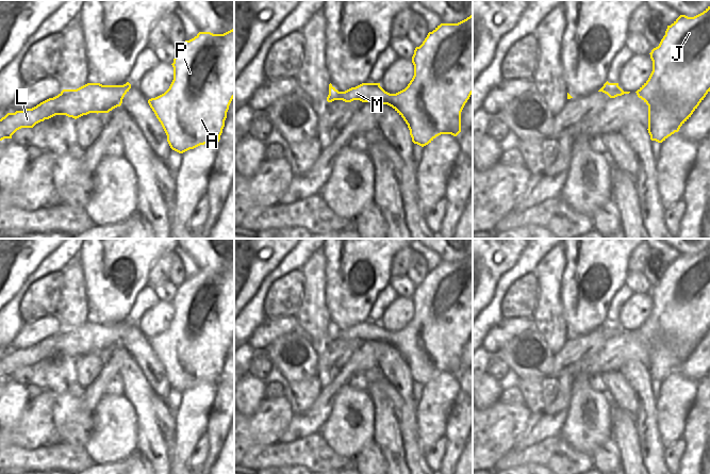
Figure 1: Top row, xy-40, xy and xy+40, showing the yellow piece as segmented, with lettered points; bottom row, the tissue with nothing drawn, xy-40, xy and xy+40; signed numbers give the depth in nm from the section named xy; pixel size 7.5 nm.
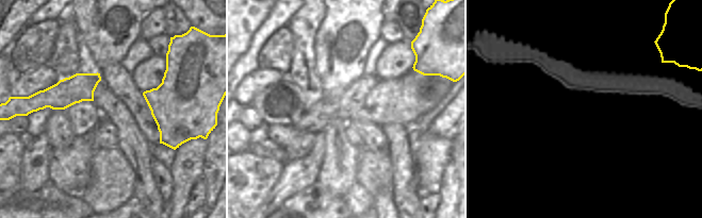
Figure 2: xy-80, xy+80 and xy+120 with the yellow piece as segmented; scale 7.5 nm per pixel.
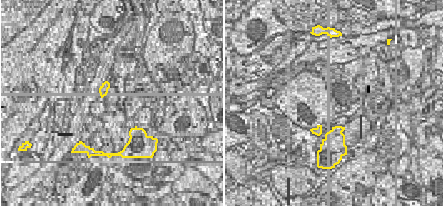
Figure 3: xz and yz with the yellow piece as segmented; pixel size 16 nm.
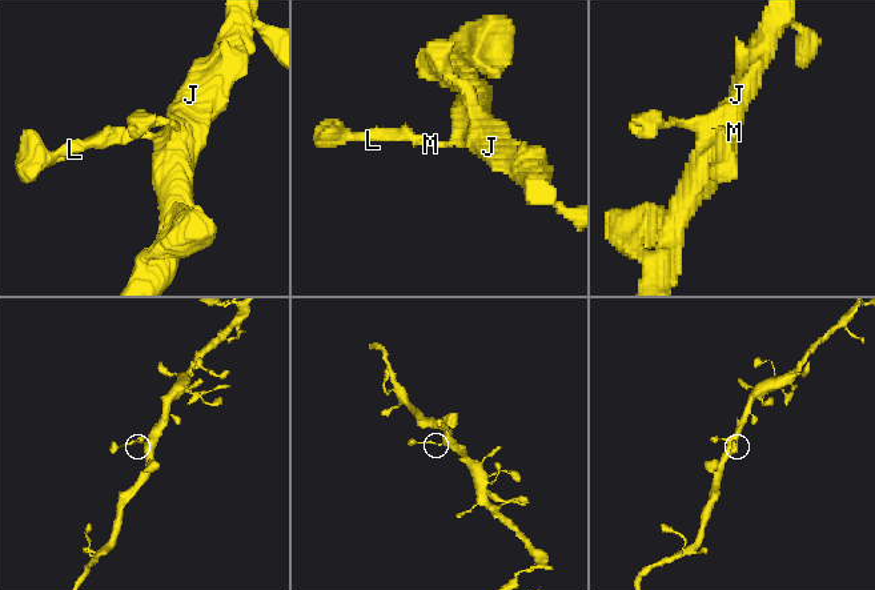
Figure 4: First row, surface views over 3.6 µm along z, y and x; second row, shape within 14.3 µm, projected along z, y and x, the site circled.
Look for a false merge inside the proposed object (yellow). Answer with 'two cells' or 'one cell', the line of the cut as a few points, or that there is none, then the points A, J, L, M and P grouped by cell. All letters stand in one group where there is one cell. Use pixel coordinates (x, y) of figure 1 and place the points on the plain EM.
one cell | no cut | A J L M P

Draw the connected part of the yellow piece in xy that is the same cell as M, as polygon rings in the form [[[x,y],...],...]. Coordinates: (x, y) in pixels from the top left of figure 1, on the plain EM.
[[[473,254],[458,262],[441,262],[432,271],[429,271],[419,285],[416,285],[412,295],[414,314],[408,325],[396,331],[385,330],[380,322],[362,322],[345,330],[339,330],[329,323],[328,341],[343,339],[351,341],[381,341],[392,345],[406,360],[410,369],[412,380],[422,386],[431,381],[441,373],[457,375],[461,371],[461,350],[473,332]]]

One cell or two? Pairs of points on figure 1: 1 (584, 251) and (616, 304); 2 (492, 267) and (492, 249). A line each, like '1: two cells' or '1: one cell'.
1: two cells
2: one cell

